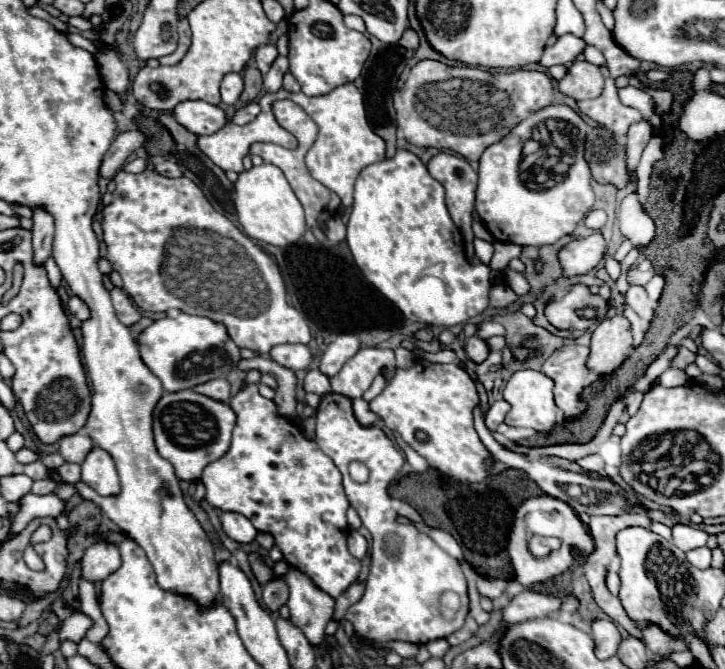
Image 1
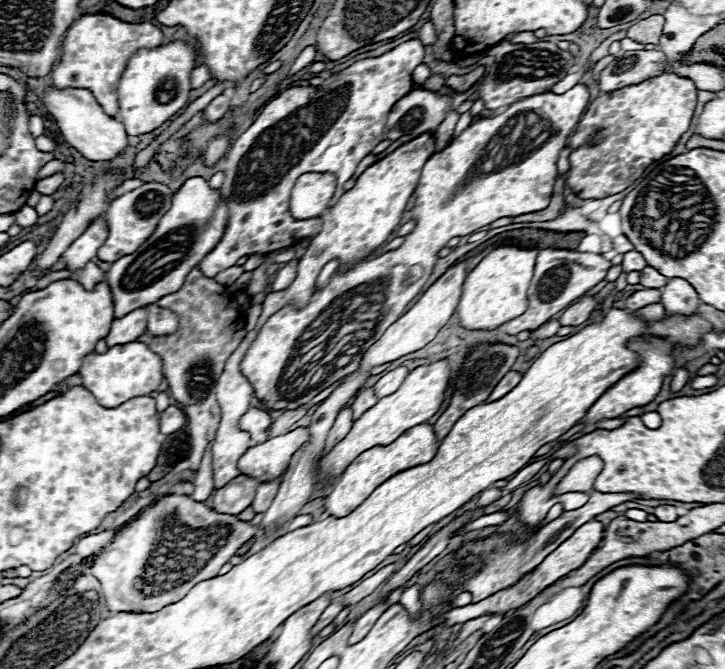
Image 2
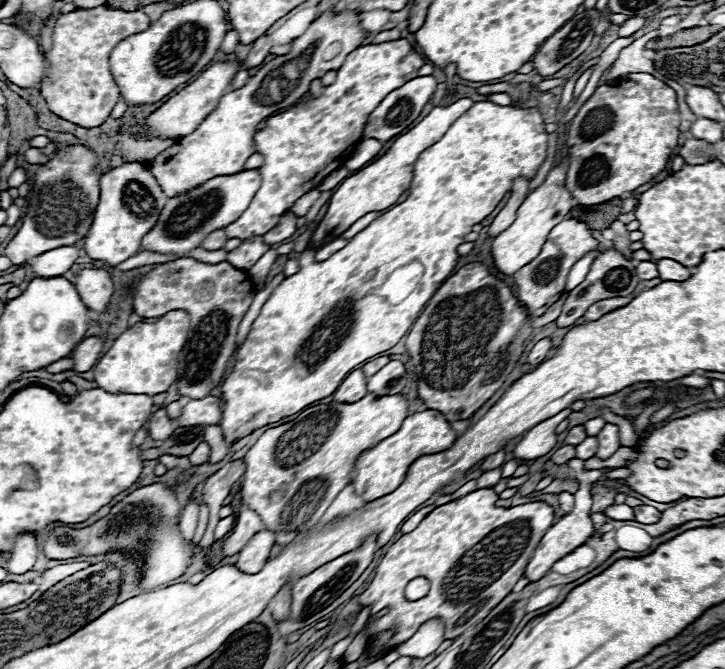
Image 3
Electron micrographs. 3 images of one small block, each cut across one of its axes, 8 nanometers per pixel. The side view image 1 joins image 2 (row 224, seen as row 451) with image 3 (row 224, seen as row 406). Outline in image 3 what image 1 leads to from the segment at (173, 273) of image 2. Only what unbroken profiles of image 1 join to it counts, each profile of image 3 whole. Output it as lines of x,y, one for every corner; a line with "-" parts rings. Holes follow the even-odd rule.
244,170
232,176
216,176
184,194
168,198
156,226
142,238
140,252
176,254
178,258
186,258
188,252
202,246
204,238
210,232
222,230
228,224
236,222
252,202
256,188
260,188
260,174
256,170

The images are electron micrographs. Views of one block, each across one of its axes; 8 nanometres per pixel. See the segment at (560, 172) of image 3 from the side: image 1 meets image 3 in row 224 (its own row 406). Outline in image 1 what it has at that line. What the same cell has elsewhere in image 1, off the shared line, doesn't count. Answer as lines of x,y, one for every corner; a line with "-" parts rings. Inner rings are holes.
520,370
512,374
508,384
504,386
504,400
510,404
510,412
506,414
504,422
514,428
532,428
536,432
550,432
556,424
558,410
552,398
552,380
546,374
536,370

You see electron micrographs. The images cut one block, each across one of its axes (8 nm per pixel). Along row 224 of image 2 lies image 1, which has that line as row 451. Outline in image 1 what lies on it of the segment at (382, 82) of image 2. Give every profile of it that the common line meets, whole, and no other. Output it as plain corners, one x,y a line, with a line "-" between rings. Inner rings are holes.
250,384
232,396
228,406
236,414
232,444
228,452
220,460
210,462
200,476
206,488
206,500
218,510
242,514
258,532
272,534
276,546
284,554
284,560
292,568
298,568
302,574
306,574
322,592
338,598
350,584
356,582
360,572
360,560
354,558
346,546
346,510
350,504
344,488
340,486
340,472
336,466
332,466
332,460
316,446
316,442
304,438
298,426
278,416
276,404
262,398
256,384

